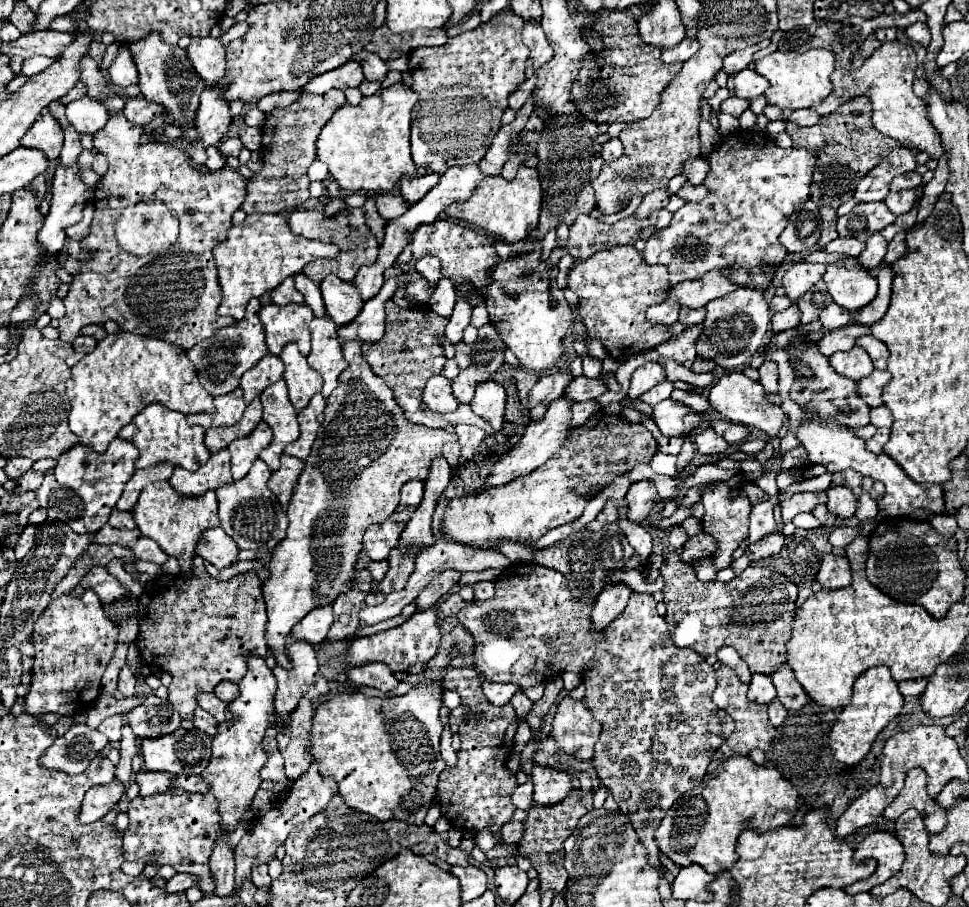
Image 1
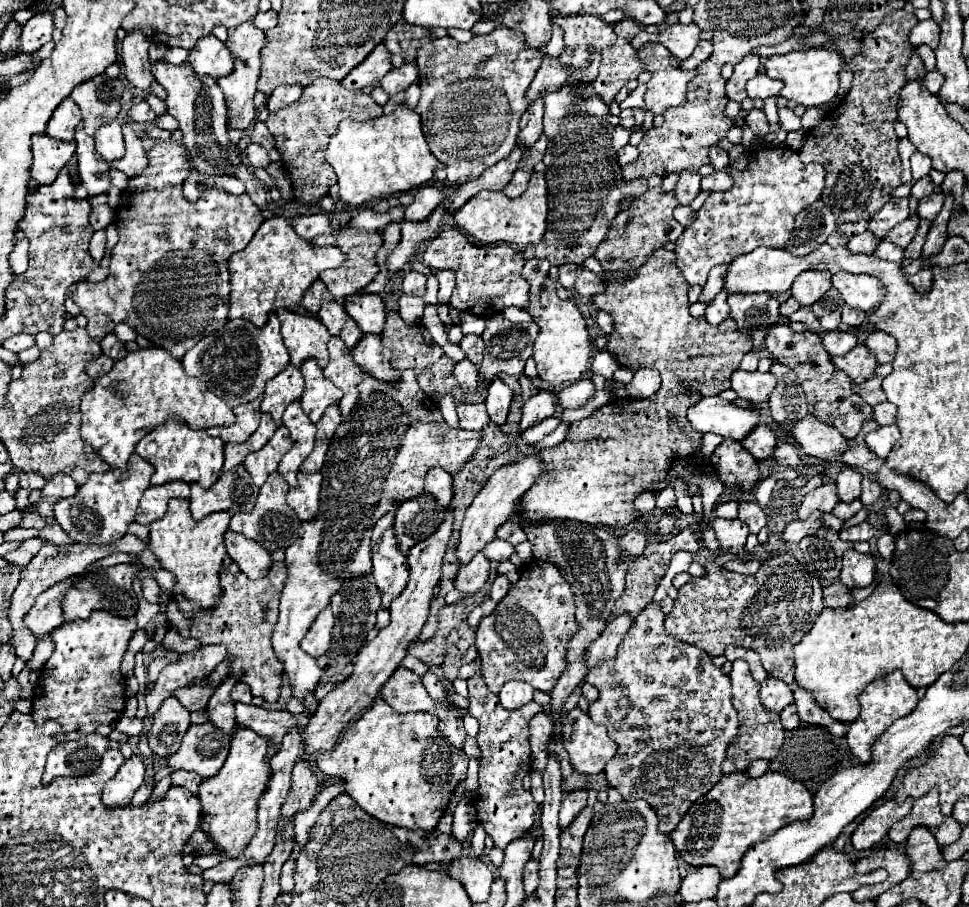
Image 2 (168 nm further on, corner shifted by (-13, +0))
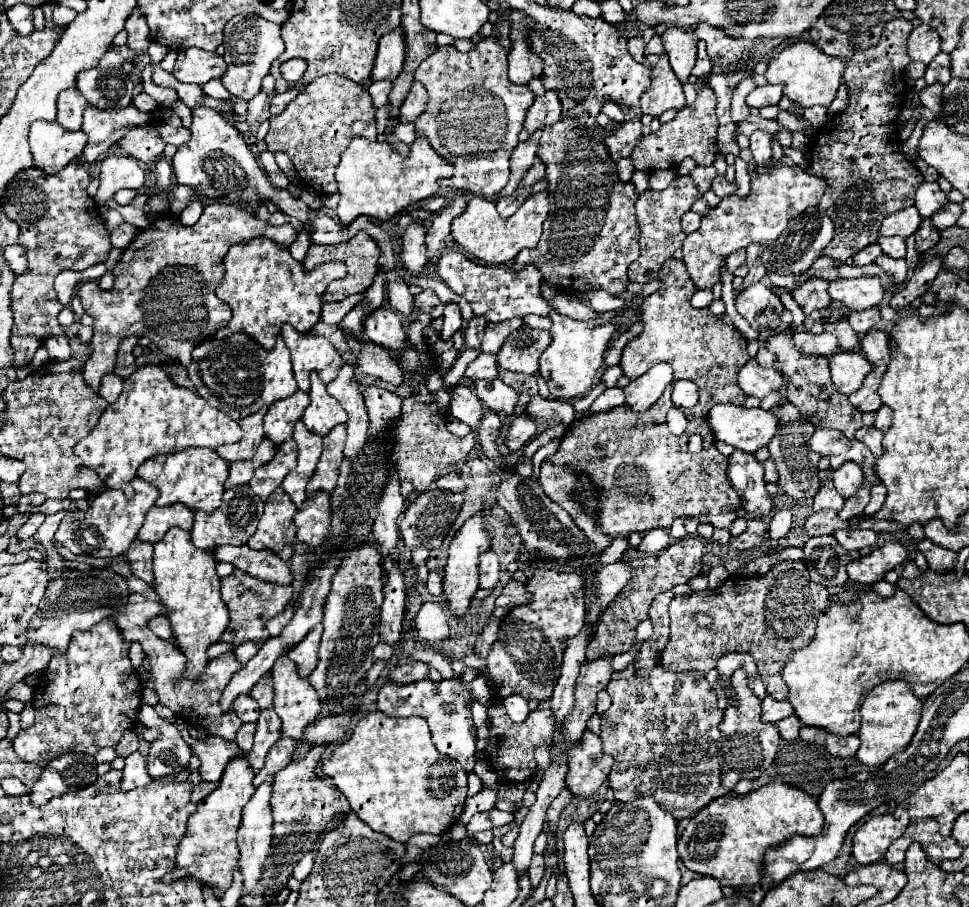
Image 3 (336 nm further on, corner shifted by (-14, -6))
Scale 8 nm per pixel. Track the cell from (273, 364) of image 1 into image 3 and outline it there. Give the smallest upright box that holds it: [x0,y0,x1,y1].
[264,390,310,446]

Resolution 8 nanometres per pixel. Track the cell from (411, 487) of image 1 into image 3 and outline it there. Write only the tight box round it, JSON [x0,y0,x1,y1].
[436,472,464,492]

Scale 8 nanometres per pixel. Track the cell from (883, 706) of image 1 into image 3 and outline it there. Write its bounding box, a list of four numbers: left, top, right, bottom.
[856,680,922,768]

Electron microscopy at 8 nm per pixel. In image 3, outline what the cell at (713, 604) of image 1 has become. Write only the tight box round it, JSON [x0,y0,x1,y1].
[660,560,830,700]

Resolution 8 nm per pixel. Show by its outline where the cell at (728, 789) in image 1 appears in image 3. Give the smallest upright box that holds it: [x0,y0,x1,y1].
[678,782,822,886]

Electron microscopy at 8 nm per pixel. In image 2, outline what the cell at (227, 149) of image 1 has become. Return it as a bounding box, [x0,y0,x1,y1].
[245,144,269,168]

